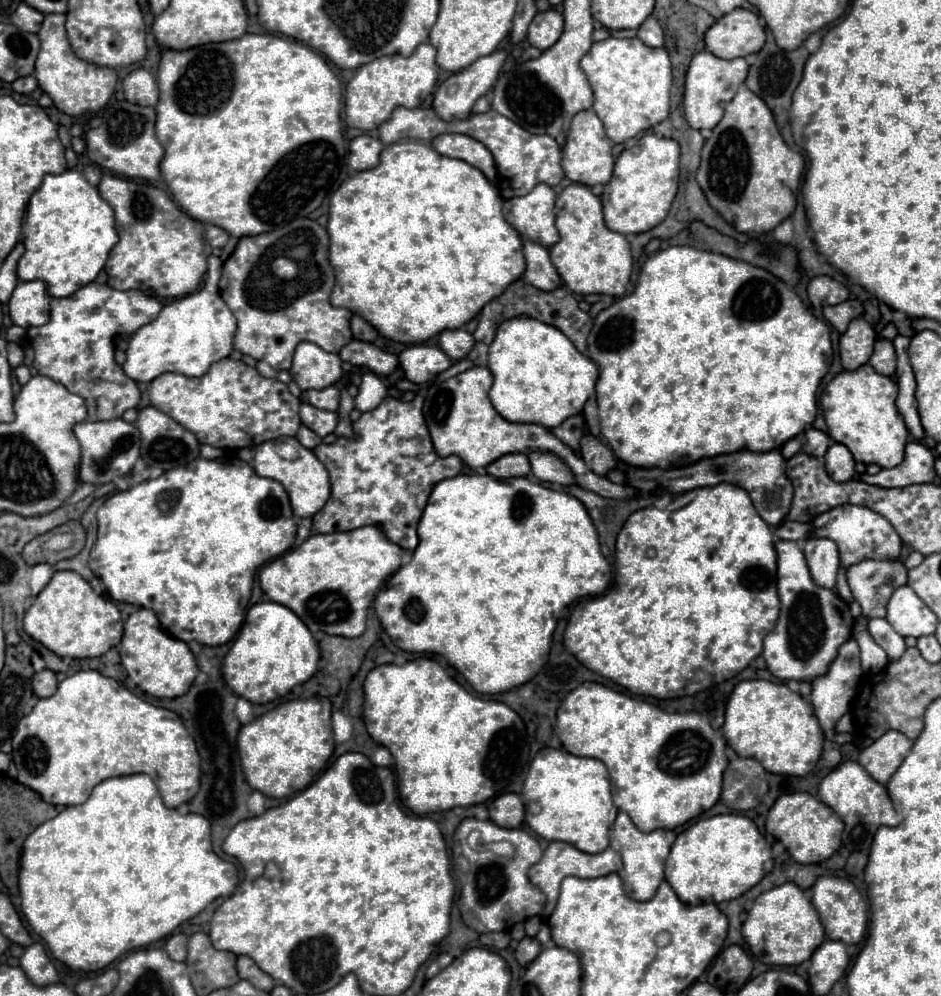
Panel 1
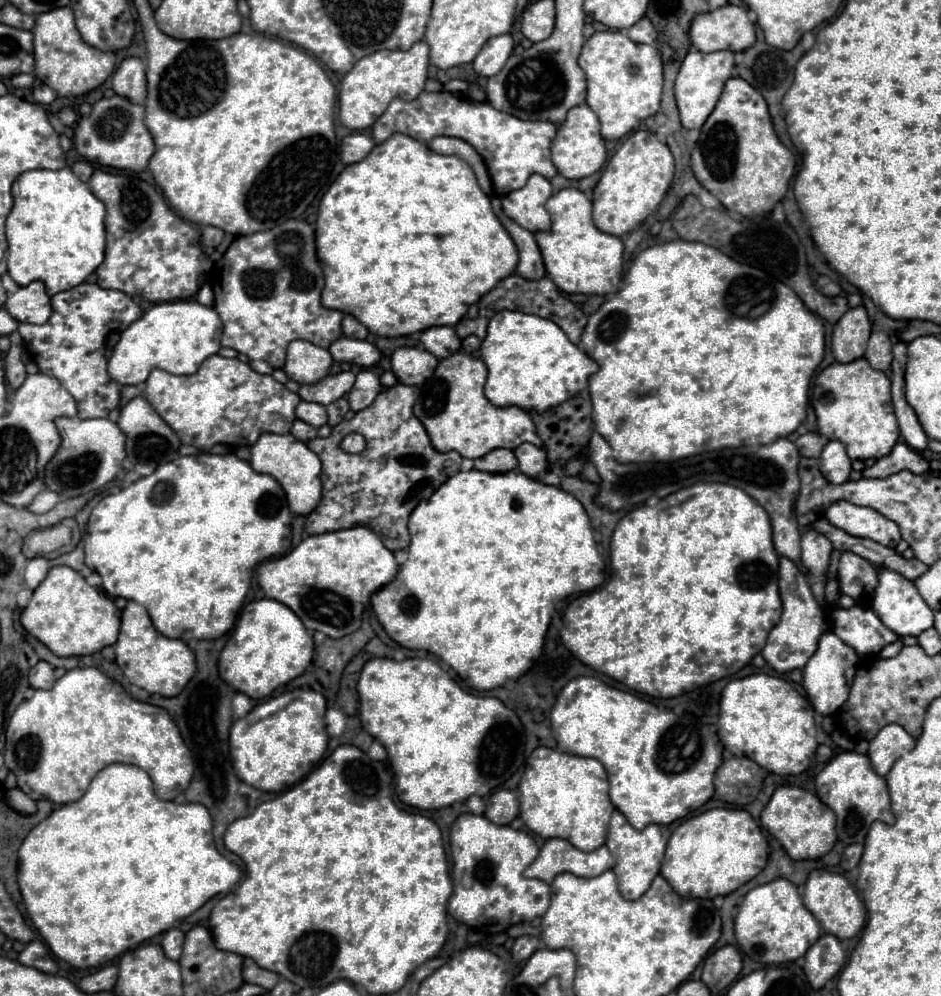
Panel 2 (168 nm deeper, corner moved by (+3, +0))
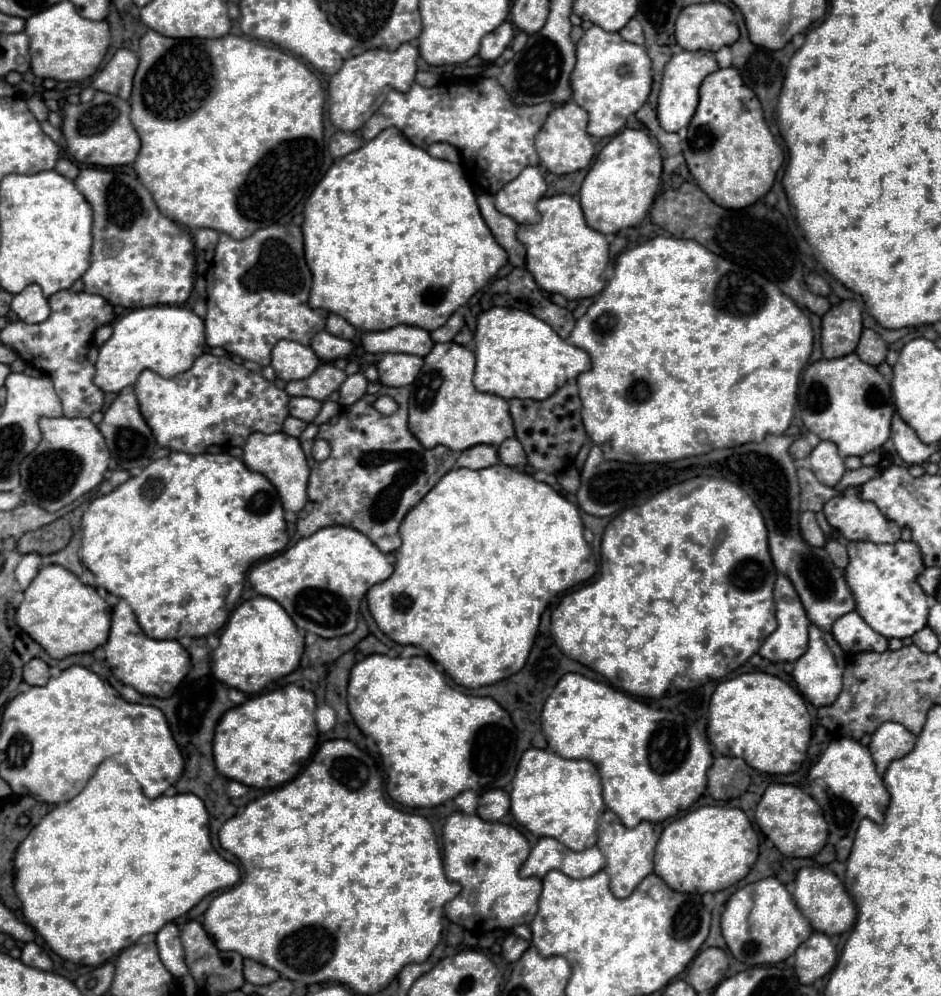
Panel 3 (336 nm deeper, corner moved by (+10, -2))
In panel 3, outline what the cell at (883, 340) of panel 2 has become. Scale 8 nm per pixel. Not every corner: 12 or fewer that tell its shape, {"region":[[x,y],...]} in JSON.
{"region":[[874,330],[862,332],[858,358],[870,366],[884,362],[888,344]]}

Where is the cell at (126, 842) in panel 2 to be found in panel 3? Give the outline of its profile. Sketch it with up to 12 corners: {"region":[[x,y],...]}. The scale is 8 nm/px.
{"region":[[104,760],[16,850],[64,960],[232,888],[194,794]]}

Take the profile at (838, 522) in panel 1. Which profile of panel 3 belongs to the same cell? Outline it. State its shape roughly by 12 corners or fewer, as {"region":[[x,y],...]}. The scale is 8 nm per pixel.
{"region":[[846,488],[824,504],[846,540],[894,544],[896,522]]}

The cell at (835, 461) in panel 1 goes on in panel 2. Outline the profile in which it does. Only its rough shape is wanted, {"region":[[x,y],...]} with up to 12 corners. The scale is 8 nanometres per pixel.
{"region":[[839,440],[827,442],[821,474],[833,484],[849,480],[851,460]]}

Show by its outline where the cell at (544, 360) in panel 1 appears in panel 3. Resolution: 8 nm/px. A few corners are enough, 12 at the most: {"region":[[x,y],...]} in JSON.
{"region":[[516,308],[480,314],[478,392],[546,400],[590,356]]}

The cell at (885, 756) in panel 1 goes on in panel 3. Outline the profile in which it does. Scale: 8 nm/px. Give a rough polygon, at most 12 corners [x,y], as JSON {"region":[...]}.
{"region":[[884,722],[870,738],[882,776],[892,760],[914,748],[916,736],[898,722]]}

